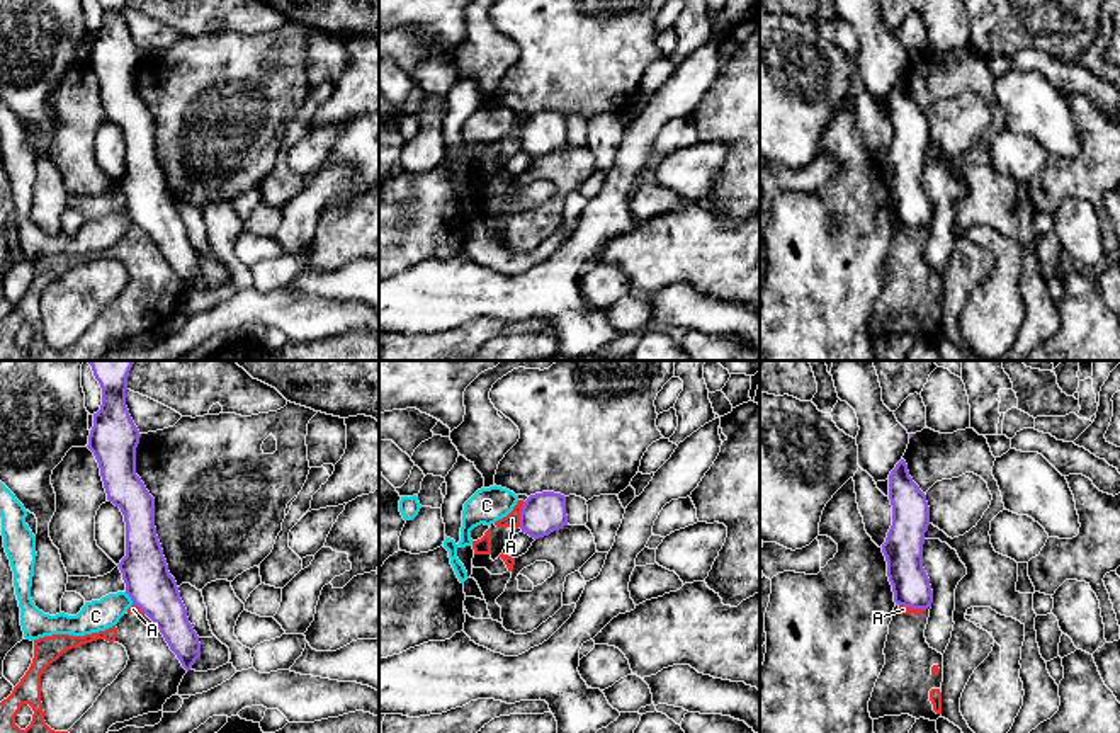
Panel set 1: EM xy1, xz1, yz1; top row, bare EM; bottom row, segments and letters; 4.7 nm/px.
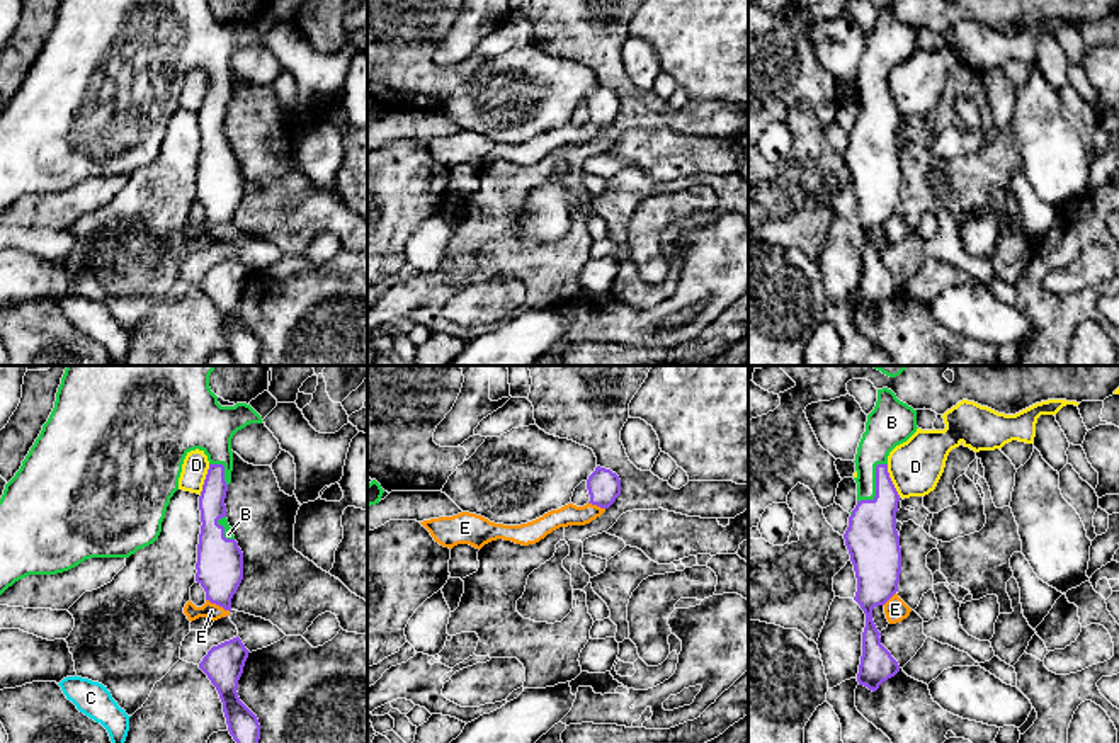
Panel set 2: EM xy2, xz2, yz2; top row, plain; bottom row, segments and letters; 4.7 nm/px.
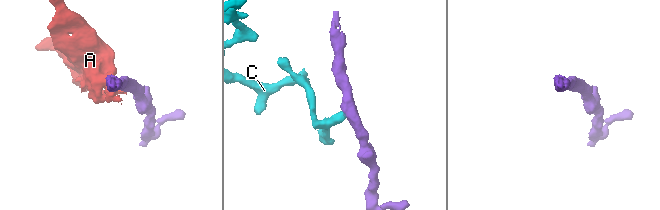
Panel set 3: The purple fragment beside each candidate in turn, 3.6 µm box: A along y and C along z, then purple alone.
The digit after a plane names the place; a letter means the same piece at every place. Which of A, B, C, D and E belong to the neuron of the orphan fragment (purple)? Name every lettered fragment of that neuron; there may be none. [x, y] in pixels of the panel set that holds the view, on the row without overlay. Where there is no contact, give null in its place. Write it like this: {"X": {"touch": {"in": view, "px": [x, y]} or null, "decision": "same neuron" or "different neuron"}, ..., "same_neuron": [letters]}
{"A": {"touch": {"in": "xz1", "px": [520, 133]}, "decision": "different neuron"}, "B": {"touch": {"in": "yz2", "px": [876, 104]}, "decision": "same neuron"}, "C": {"touch": {"in": "xy1", "px": [130, 215]}, "decision": "different neuron"}, "D": {"touch": {"in": "yz2", "px": [890, 99]}, "decision": "different neuron"}, "E": {"touch": {"in": "xy2", "px": [218, 223]}, "decision": "different neuron"}, "same_neuron": ["B"]}

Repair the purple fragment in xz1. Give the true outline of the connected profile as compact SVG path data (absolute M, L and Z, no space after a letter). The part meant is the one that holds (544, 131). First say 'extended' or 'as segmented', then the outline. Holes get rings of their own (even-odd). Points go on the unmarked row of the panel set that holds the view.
as segmented; M554 111L530 114L520 131L520 148L534 158L568 145L566 116Z

